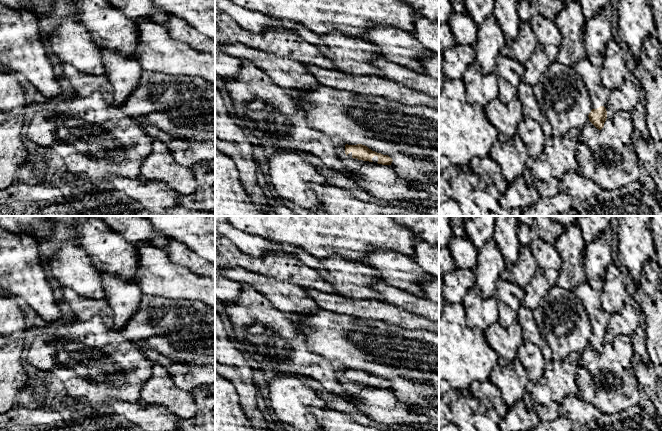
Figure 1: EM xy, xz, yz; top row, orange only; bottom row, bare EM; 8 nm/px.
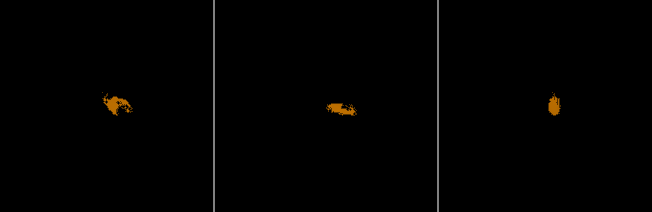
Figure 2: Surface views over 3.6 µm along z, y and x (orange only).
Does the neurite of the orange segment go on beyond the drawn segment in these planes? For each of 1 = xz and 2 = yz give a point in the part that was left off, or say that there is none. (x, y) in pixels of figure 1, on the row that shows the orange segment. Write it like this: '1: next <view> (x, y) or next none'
1: next xz (375, 159)
2: next yz (599, 94)

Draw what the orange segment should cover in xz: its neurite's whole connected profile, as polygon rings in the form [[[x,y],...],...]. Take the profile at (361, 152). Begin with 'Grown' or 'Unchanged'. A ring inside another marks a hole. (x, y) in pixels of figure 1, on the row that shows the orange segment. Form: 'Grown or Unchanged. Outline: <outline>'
Grown. Outline: [[[346,144],[343,150],[348,158],[375,162],[382,165],[391,165],[393,161],[392,158],[390,158],[388,155],[383,155],[381,153],[372,151],[367,146],[362,144],[357,145]]]

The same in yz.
Grown. Outline: [[[588,58],[573,65],[572,68],[582,77],[592,101],[592,110],[588,115],[589,121],[601,130],[607,119],[606,105],[610,90],[602,84],[600,68],[594,66]]]

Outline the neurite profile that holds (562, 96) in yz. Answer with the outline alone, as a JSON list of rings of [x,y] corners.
[[[558,61],[552,63],[541,80],[533,86],[533,92],[541,112],[552,127],[554,137],[562,136],[571,129],[581,131],[589,121],[592,101],[582,77],[570,66]]]

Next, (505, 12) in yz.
[[[495,0],[493,17],[501,28],[508,43],[513,42],[519,33],[519,0]]]

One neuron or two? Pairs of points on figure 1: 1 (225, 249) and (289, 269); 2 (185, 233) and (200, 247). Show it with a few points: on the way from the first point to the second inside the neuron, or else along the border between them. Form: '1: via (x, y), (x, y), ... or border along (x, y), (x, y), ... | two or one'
1: via (241, 259), (258, 265), (273, 265) | one
2: via (189, 237), (196, 243) | one

